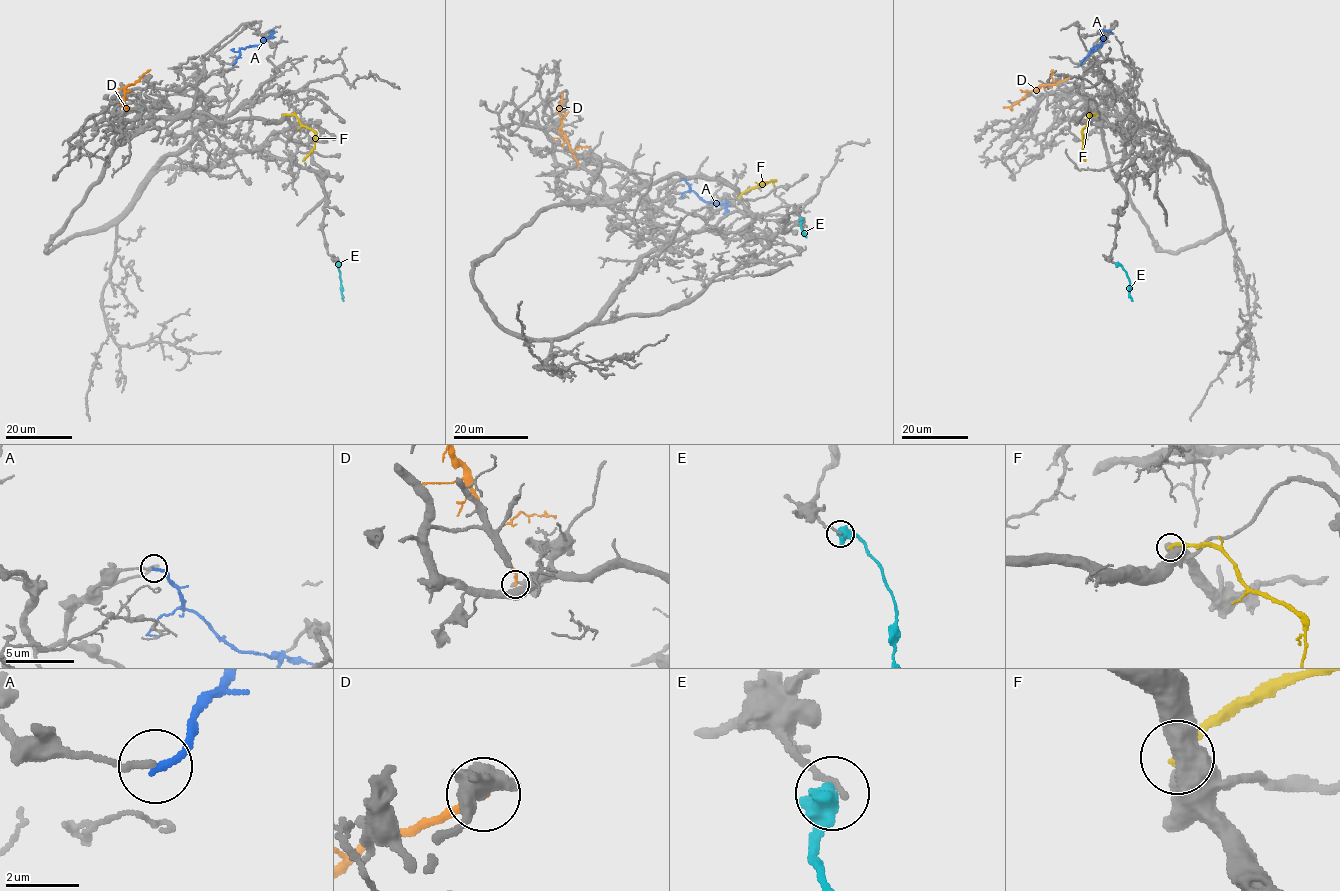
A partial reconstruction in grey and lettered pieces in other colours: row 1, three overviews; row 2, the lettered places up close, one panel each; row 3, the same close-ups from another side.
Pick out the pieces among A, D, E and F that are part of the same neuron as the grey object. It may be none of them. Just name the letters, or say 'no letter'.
no letter

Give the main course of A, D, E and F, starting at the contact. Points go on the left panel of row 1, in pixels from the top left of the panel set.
A: (233, 64), (240, 49), (259, 45), (273, 32), (269, 32)
D: (140, 77), (125, 88), (126, 107)
E: (340, 264), (343, 301)
F: (283, 115), (295, 115), (315, 133), (315, 148), (302, 161)

